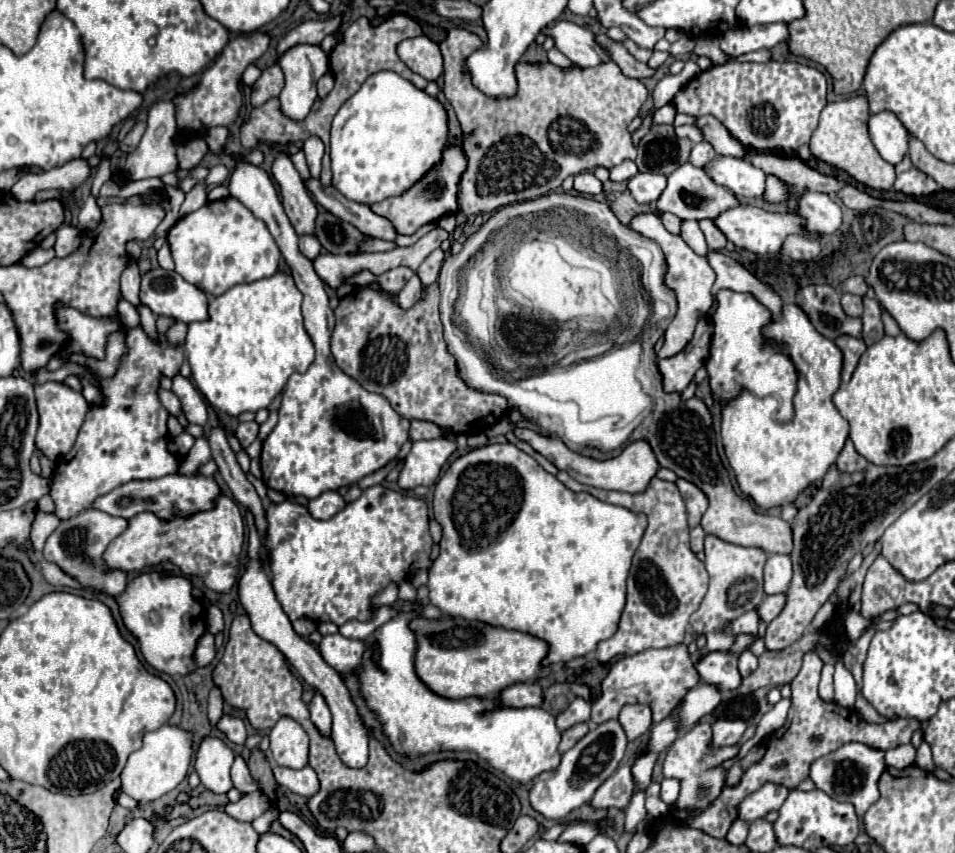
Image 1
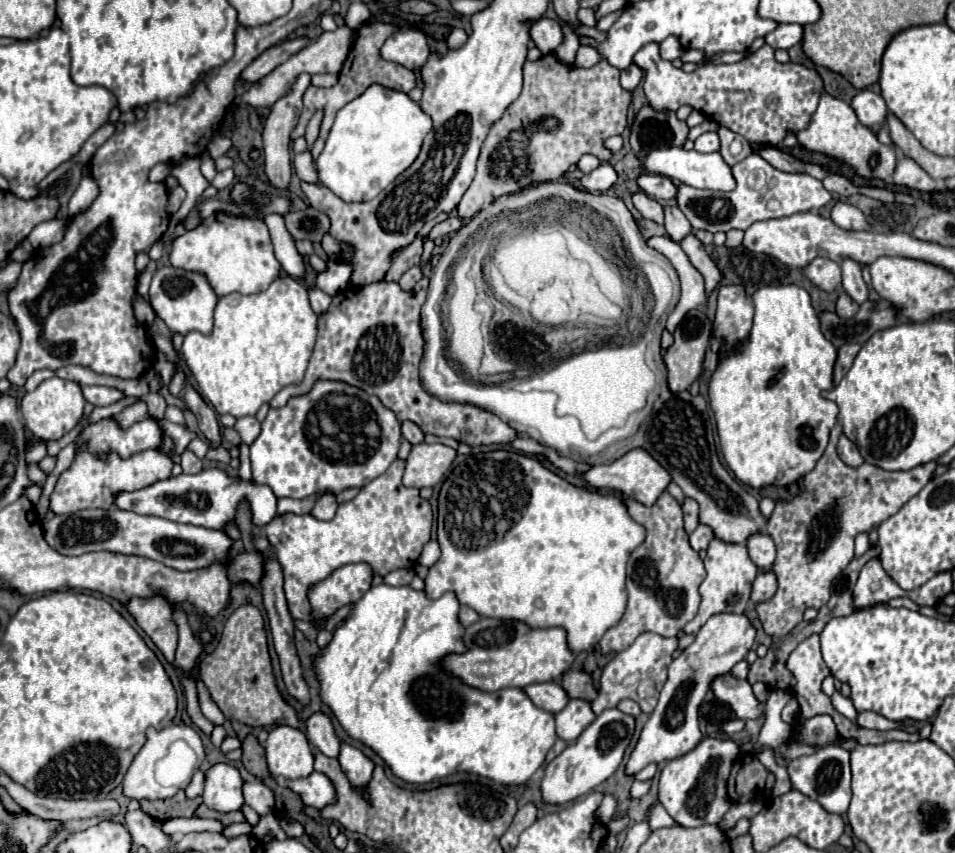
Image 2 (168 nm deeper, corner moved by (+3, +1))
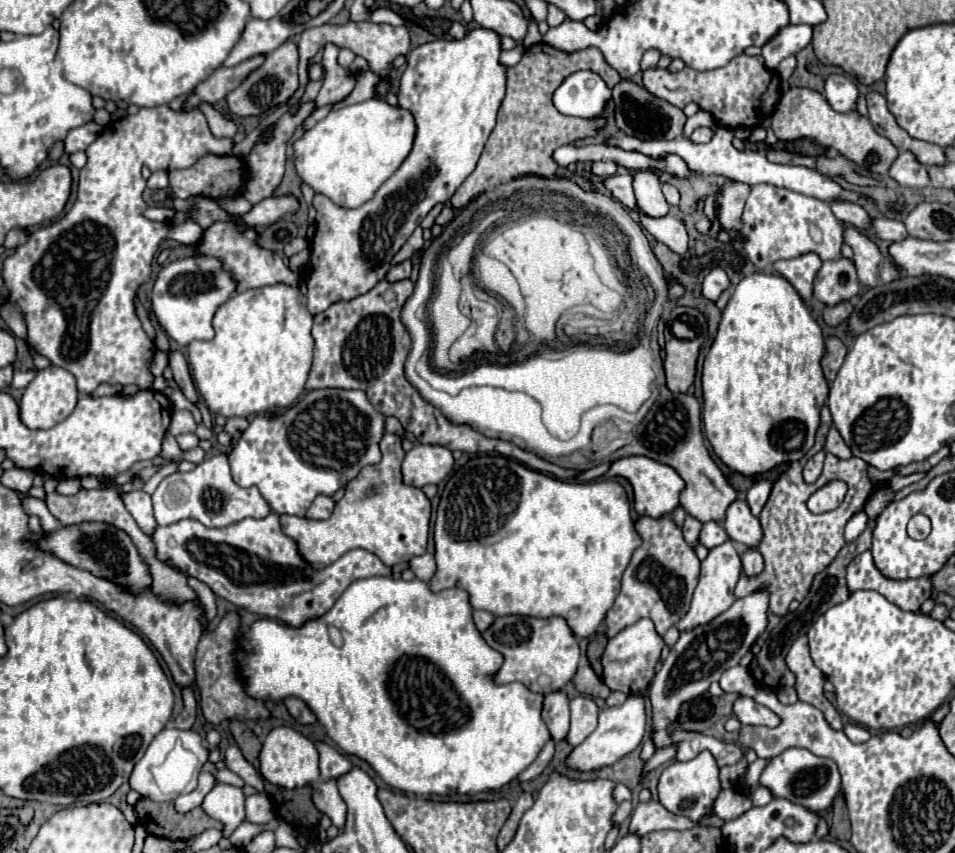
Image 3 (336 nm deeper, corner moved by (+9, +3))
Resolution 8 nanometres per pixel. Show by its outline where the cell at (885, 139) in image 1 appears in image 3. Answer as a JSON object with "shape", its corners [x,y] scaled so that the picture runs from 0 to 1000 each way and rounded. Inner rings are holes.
{"shape":[[[871,87],[865,91],[865,106],[863,113],[867,117],[867,122],[875,129],[875,131],[894,131],[896,129],[896,117],[898,117],[898,103],[896,98],[882,89],[882,87]]]}

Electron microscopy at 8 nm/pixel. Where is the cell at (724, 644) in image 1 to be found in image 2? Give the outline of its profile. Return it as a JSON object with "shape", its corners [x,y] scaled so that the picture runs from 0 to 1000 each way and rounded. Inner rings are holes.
{"shape":[[[748,720],[727,746],[727,753],[699,781],[699,797],[691,811],[689,825],[681,837],[670,868],[655,896],[658,907],[668,907],[681,893],[699,893],[727,879],[737,865],[731,851],[731,828],[743,809],[748,795],[762,790],[769,778],[781,771],[792,750],[792,736],[781,720]]]}

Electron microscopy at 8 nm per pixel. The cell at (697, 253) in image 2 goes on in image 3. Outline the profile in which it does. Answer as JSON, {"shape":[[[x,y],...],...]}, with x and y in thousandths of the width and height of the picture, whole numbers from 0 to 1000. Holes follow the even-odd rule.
{"shape":[[[672,251],[672,265],[691,284],[695,284],[704,295],[716,298],[720,293],[720,272],[714,258],[706,253],[695,253],[695,256],[679,256]]]}

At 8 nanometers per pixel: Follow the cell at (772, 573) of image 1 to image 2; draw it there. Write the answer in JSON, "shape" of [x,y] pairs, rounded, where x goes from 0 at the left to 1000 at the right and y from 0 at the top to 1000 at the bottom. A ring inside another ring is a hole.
{"shape":[[[800,624],[785,626],[783,633],[781,633],[781,640],[783,640],[783,649],[785,649],[787,659],[798,671],[808,668],[808,661],[810,661],[810,654],[813,654],[813,640],[810,640],[810,635],[804,626],[800,626]]]}

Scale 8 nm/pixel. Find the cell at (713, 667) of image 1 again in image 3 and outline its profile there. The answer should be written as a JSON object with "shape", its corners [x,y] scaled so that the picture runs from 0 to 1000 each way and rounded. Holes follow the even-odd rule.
{"shape":[[[773,816],[769,823],[769,839],[777,849],[787,849],[787,851],[813,851],[815,839],[806,835],[802,828],[792,825],[785,816]]]}

